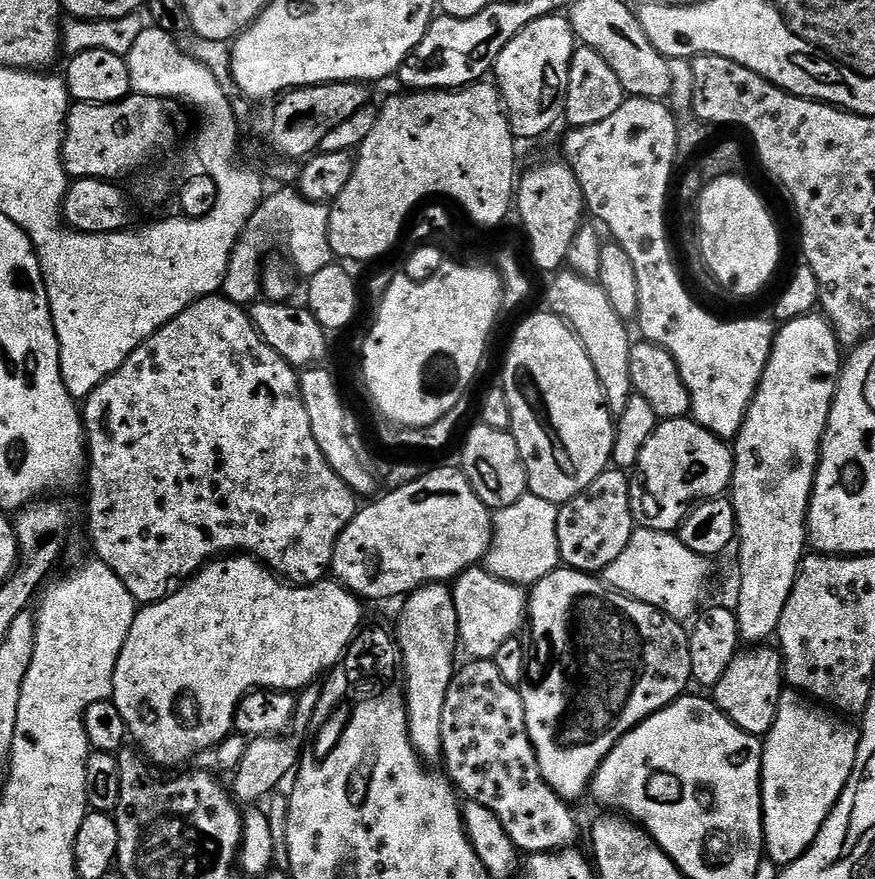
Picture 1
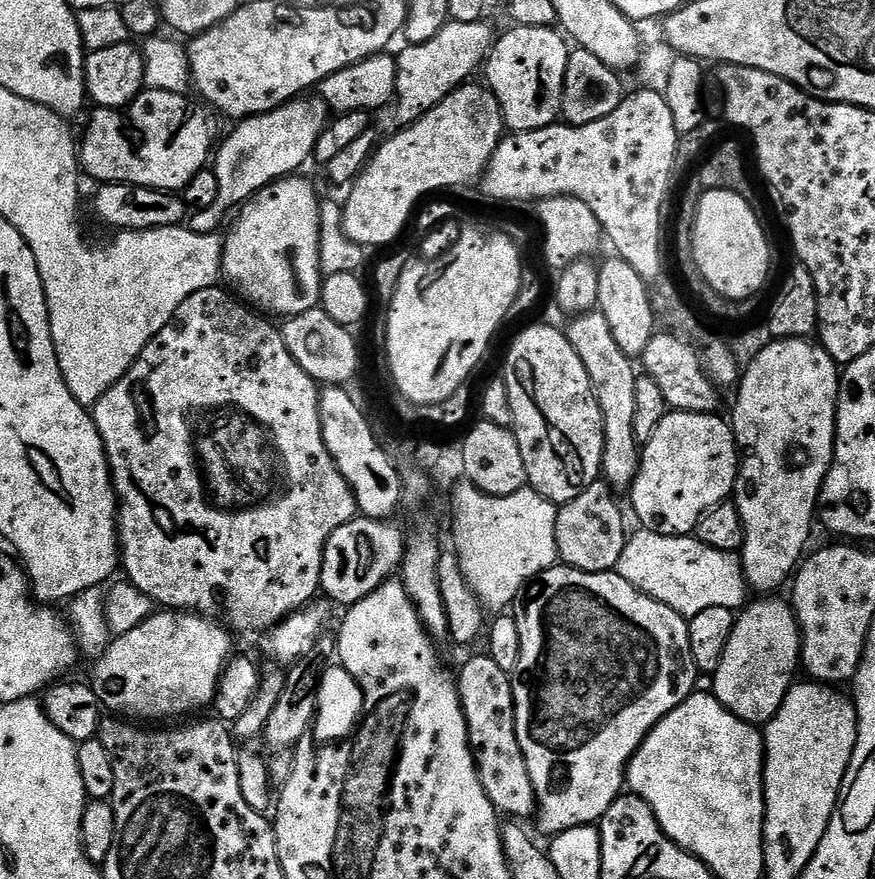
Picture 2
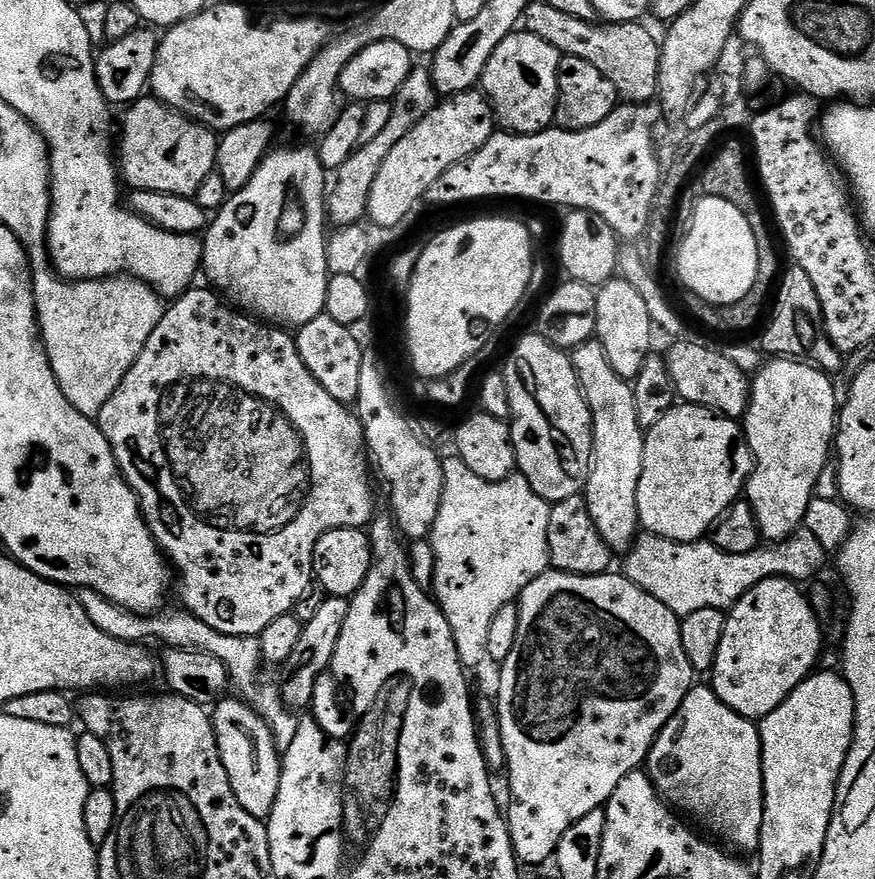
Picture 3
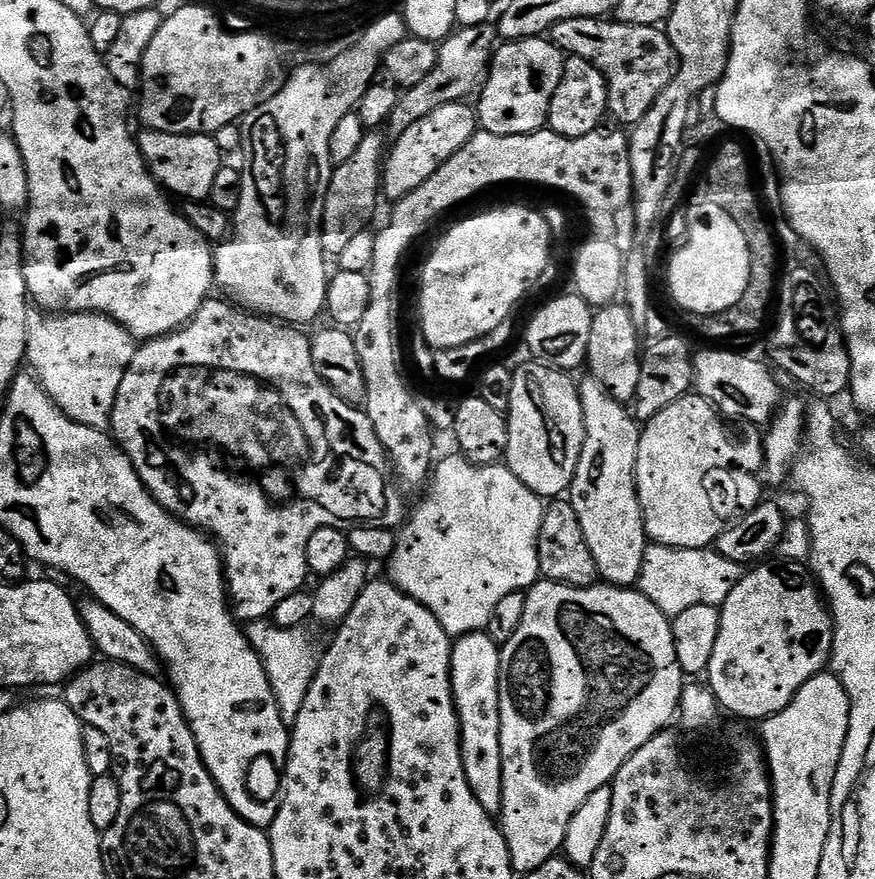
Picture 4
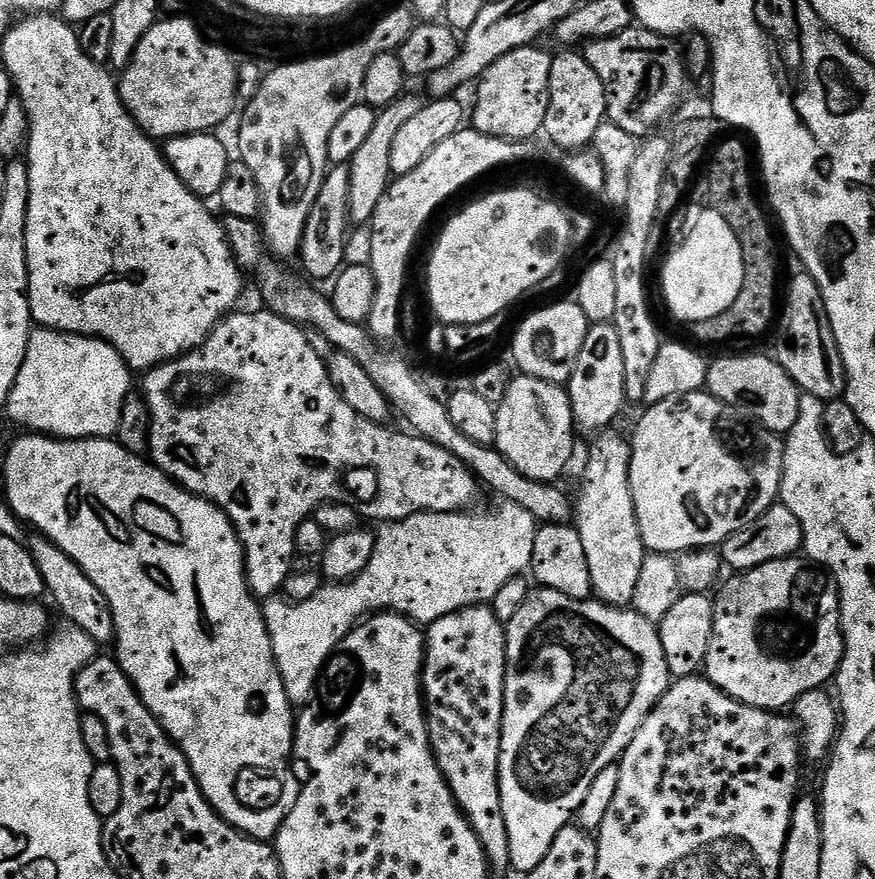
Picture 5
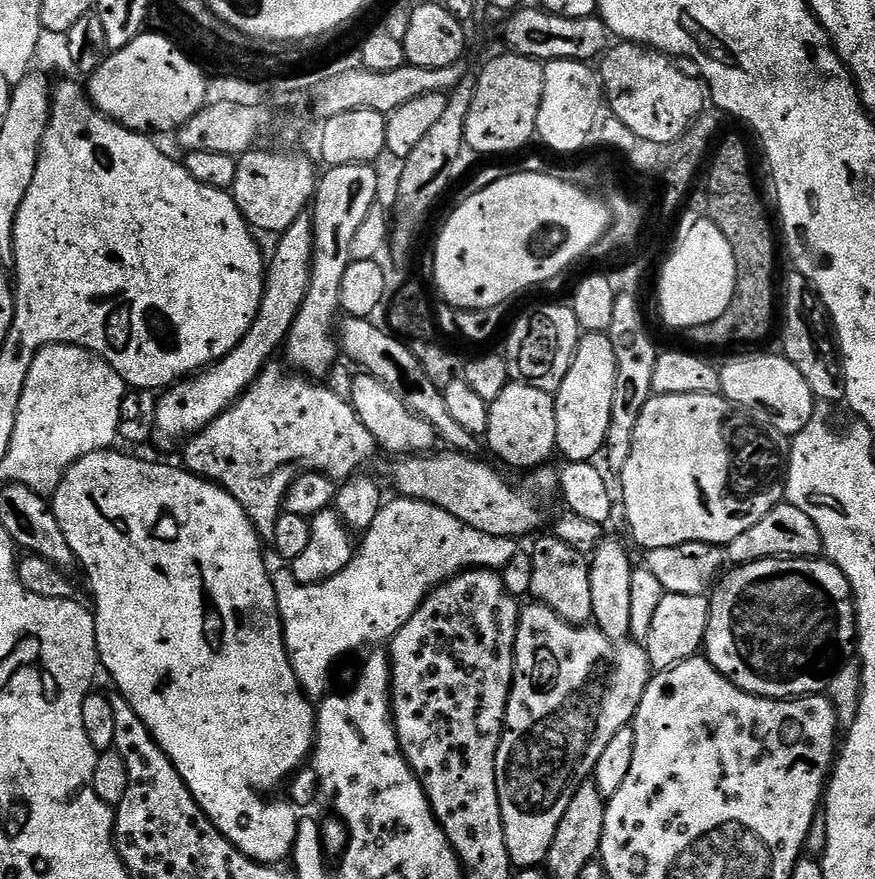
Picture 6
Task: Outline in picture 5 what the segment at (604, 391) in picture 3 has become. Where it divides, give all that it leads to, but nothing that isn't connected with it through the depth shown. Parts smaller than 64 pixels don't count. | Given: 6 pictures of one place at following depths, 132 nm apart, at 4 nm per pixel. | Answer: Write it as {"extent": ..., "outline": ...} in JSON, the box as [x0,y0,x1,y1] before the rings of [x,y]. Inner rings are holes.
{"extent":[574,431,646,608],"outline":[[[601,431],[588,448],[580,497],[574,500],[574,526],[580,531],[586,562],[590,562],[590,582],[595,599],[613,608],[623,608],[631,605],[634,598],[646,549],[638,530],[634,498],[628,481],[632,449],[625,437],[623,440],[612,431]]]}

